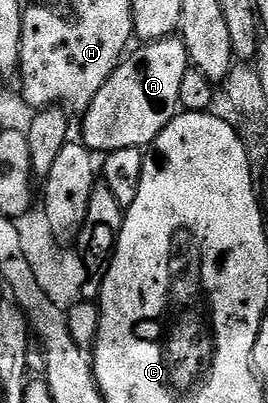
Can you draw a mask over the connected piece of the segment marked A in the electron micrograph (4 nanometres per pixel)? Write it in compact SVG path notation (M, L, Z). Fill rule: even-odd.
M181 36L165 37L159 41L143 44L142 49L135 48L130 56L119 64L116 72L110 76L108 83L100 87L96 99L85 111L82 121L81 144L98 155L105 155L112 151L120 151L120 147L148 147L168 127L168 123L180 112L180 83L184 79L187 69L191 68L190 56L184 47Z

